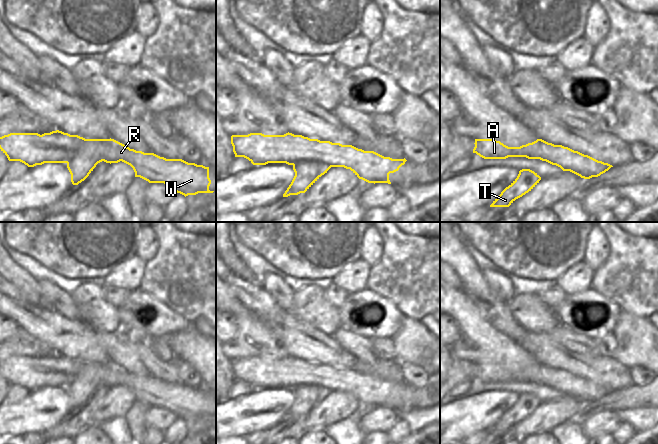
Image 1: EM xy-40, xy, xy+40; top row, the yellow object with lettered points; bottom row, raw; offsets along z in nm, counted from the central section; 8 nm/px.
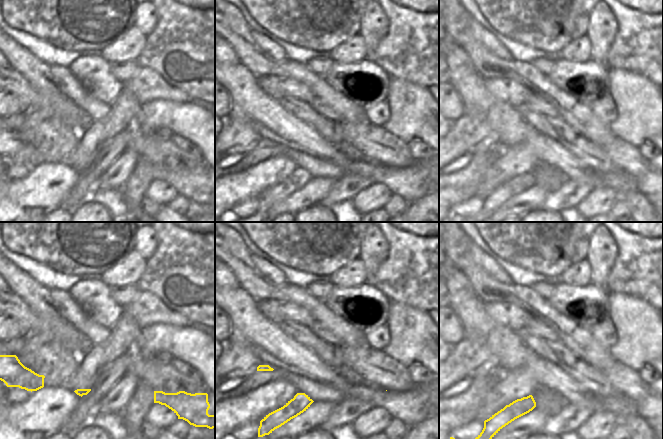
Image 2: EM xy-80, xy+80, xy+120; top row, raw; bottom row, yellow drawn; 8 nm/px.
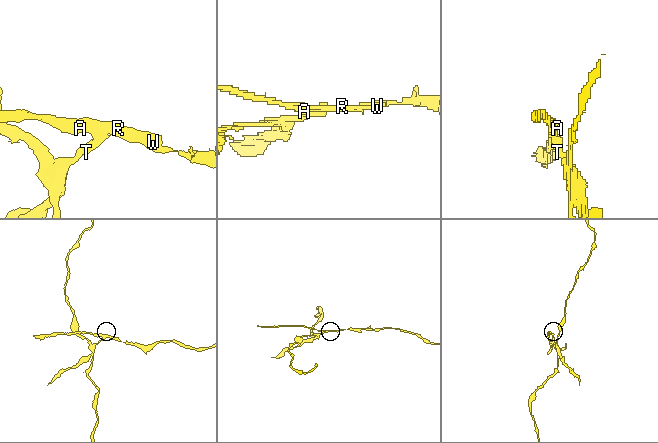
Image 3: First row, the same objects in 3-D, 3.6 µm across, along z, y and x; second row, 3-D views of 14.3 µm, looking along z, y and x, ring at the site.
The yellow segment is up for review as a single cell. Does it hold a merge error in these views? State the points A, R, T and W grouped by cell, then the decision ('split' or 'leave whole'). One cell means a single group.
groups A R W / T; split

